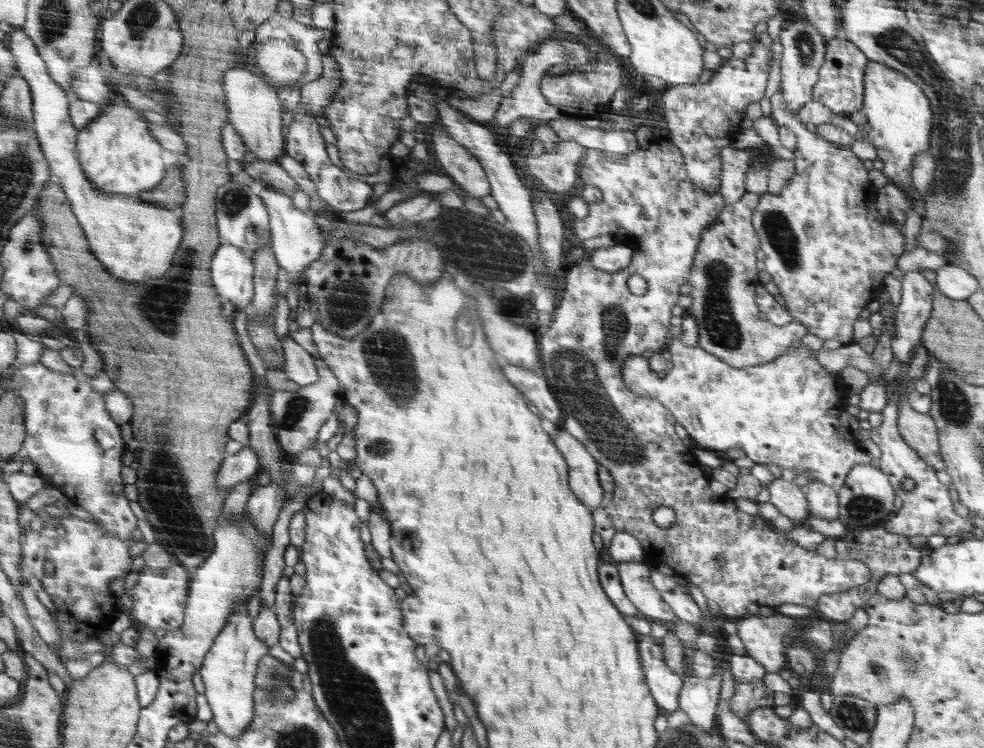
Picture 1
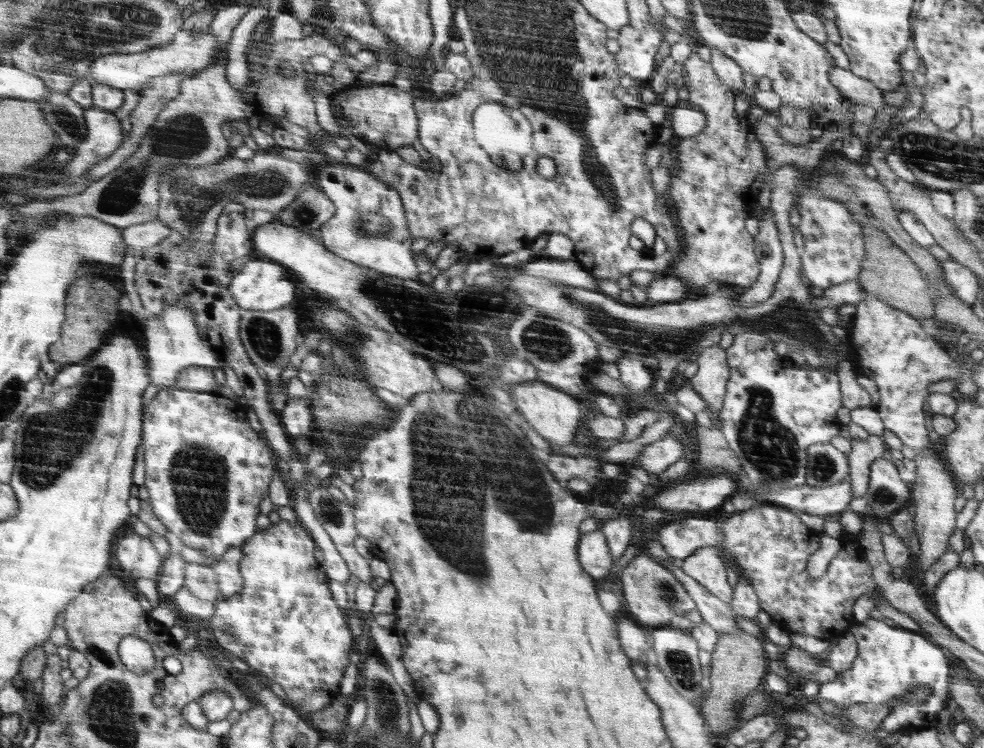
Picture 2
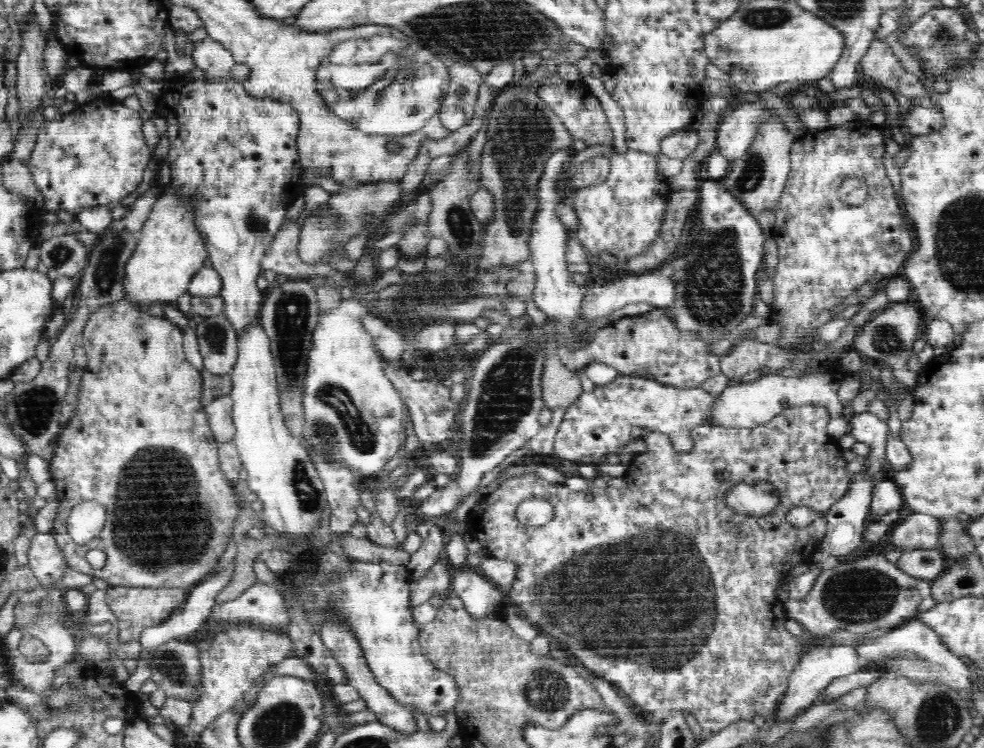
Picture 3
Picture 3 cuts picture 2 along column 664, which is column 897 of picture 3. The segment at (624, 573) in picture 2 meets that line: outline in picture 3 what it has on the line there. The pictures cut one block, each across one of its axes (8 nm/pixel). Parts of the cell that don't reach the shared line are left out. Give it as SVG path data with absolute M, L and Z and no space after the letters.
M868 556L854 562L842 560L833 569L822 569L804 600L790 599L782 606L787 618L794 618L813 638L823 639L840 630L846 630L850 634L868 634L876 629L890 630L915 618L920 603L931 596L931 588L932 580L914 578L912 574L907 574L898 566L890 564L885 556Z

